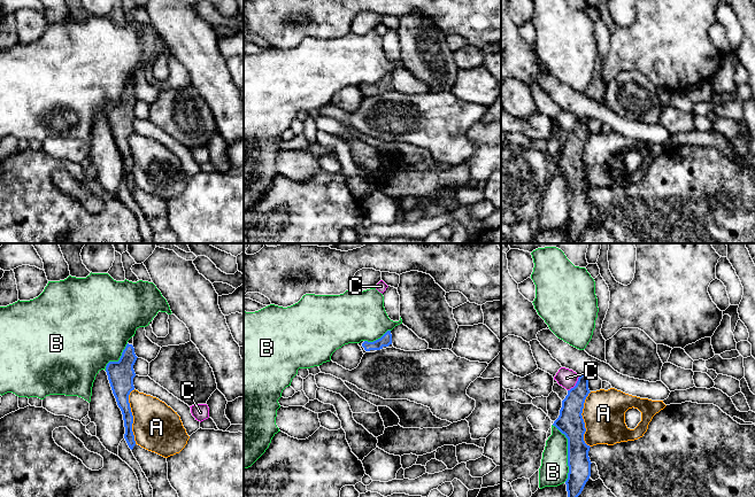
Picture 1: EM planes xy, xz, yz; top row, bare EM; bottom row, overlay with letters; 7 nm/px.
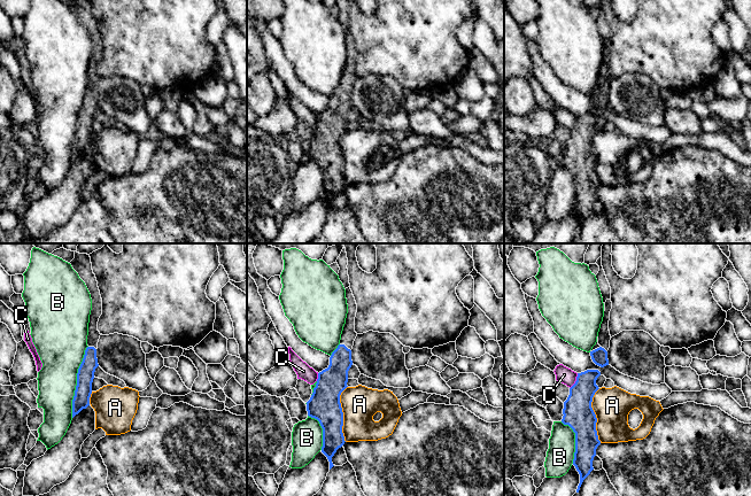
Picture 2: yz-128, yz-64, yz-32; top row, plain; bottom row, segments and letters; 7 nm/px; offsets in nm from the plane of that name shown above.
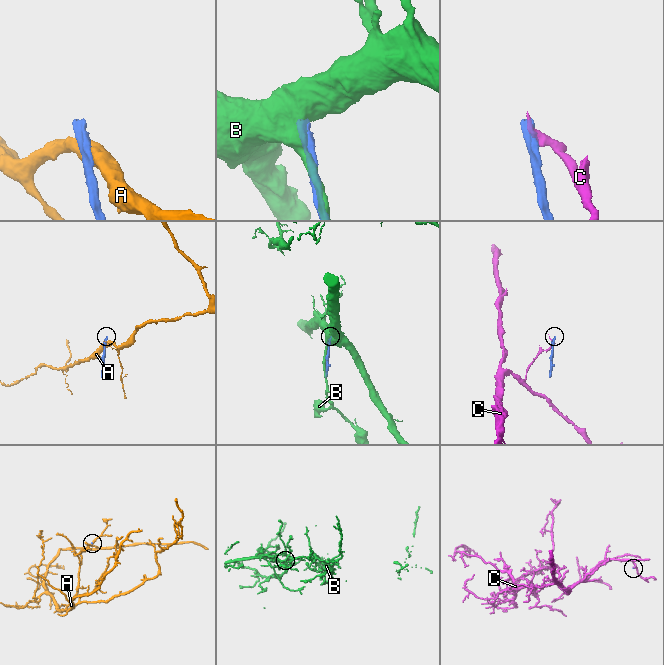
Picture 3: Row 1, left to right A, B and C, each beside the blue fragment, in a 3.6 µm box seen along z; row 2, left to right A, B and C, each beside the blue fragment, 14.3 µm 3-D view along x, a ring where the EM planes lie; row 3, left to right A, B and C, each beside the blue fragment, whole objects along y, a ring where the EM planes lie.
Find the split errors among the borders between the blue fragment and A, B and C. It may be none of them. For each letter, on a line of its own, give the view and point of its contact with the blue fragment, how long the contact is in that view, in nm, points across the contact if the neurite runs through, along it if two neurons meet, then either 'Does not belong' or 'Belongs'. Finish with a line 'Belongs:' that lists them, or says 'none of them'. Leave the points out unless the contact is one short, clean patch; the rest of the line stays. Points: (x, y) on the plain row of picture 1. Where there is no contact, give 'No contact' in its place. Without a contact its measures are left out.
A: Touches blue at yz (583, 162). Shared border 400 nm. Does not belong
B: Touches blue at yz (568, 195). Shared border 420 nm. Does not belong
C: Touches blue at yz (576, 126). Shared border 140 nm. Boundary: yz (579, 118), (576, 126), (568, 133). Does not belong
Belongs: none of them

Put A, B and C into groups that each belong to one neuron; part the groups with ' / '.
A / B / C

